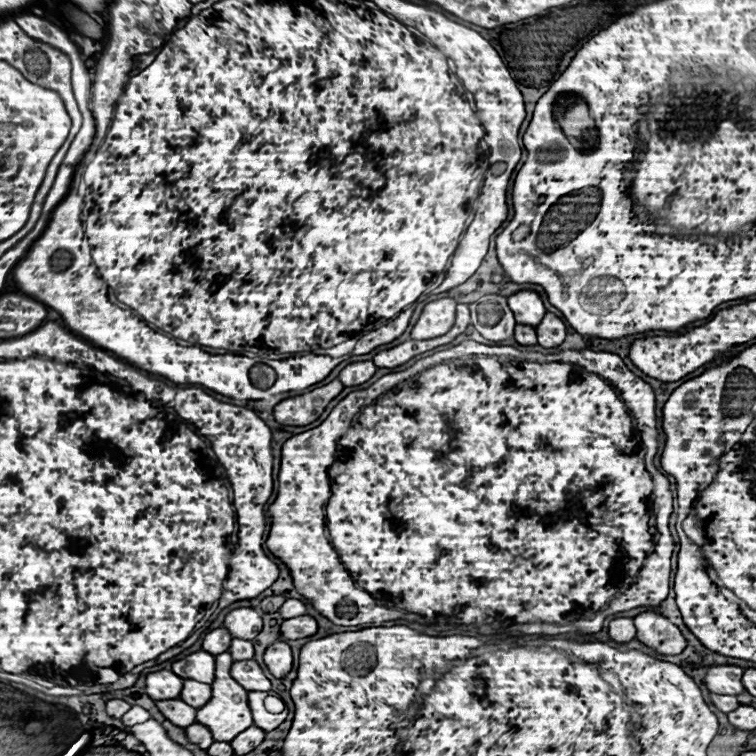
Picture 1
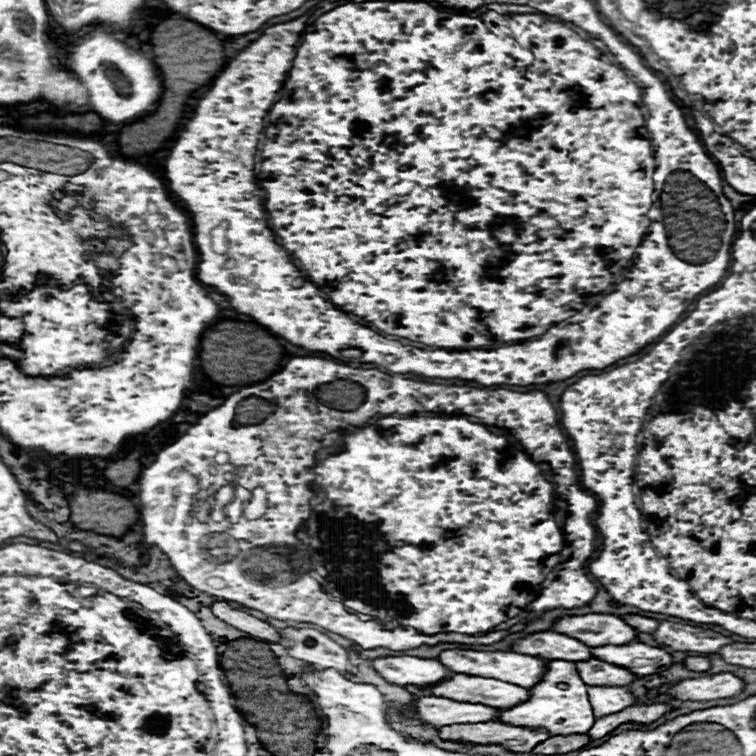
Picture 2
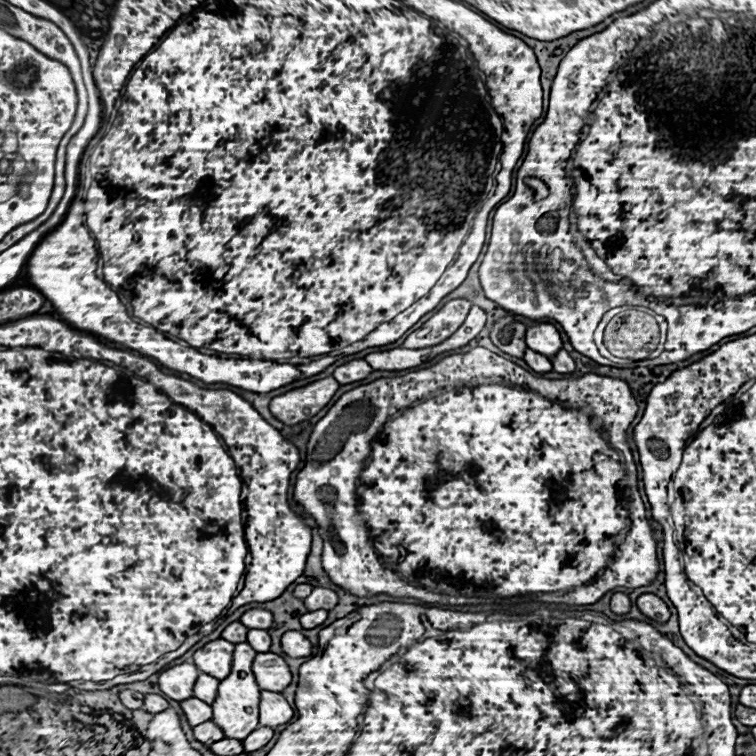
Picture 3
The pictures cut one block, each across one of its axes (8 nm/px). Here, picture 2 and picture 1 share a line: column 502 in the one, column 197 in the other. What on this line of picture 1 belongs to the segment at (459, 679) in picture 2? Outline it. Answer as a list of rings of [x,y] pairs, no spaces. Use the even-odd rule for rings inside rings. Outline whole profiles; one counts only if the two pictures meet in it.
[[[184,680],[180,698],[186,700],[186,704],[190,704],[192,708],[202,708],[202,704],[210,700],[210,684],[202,684],[196,680]]]

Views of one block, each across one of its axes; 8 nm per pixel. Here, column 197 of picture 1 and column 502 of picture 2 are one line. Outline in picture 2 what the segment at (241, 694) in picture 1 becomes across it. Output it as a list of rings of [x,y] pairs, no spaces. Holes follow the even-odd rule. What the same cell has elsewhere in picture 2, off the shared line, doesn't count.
[[[550,660],[546,676],[532,688],[530,700],[504,710],[500,720],[506,724],[526,724],[528,728],[538,728],[538,724],[542,724],[542,728],[550,728],[550,732],[564,736],[588,732],[596,722],[596,716],[588,700],[588,686],[582,682],[576,662]]]

